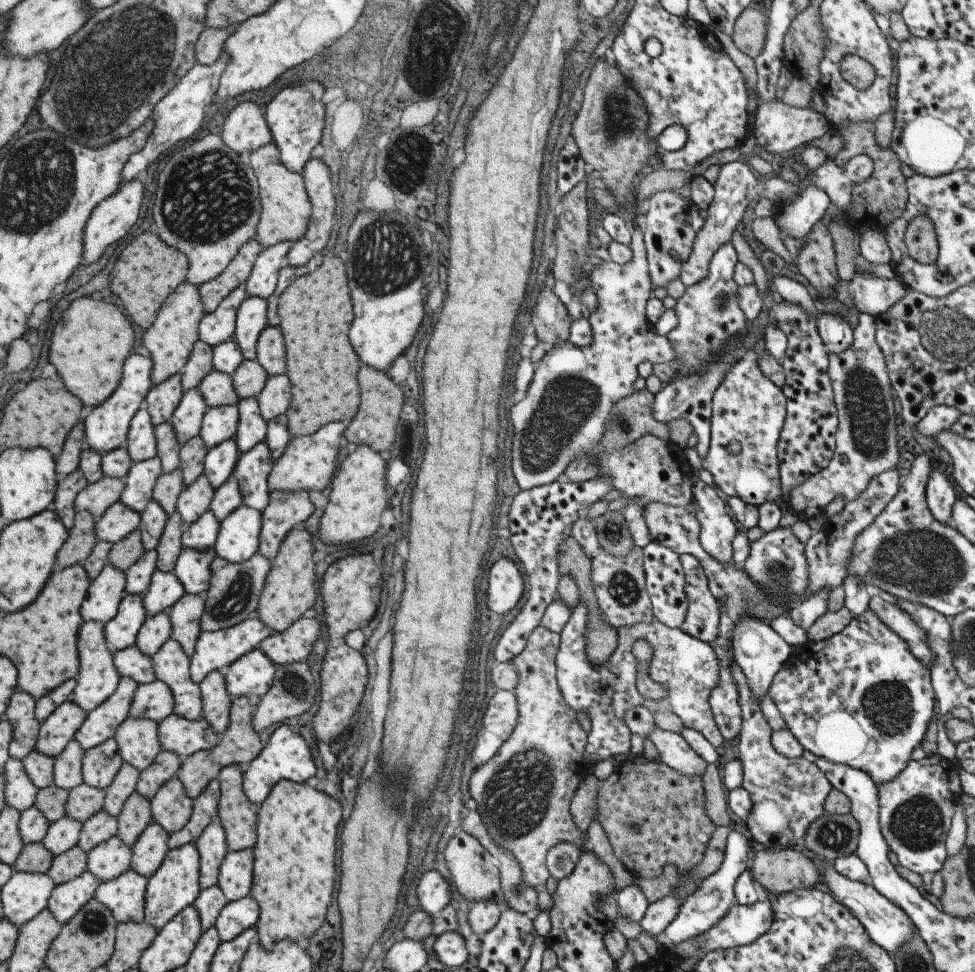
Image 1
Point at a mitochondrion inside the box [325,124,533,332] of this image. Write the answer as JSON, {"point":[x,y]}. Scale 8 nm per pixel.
{"point":[385,259]}

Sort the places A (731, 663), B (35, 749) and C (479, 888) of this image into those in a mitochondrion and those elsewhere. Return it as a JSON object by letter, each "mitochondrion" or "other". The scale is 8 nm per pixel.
{"A":"other","B":"other","C":"other"}

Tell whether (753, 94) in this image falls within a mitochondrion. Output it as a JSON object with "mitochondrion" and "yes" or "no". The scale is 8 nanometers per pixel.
{"mitochondrion":"no"}

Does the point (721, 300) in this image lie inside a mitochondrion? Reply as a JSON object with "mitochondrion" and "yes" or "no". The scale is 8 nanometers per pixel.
{"mitochondrion":"yes"}

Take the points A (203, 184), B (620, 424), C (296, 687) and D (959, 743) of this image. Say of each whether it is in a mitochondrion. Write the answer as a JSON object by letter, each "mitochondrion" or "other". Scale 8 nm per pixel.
{"A":"mitochondrion","B":"mitochondrion","C":"mitochondrion","D":"other"}

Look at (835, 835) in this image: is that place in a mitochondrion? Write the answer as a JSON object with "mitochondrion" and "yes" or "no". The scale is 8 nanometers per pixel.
{"mitochondrion":"yes"}

